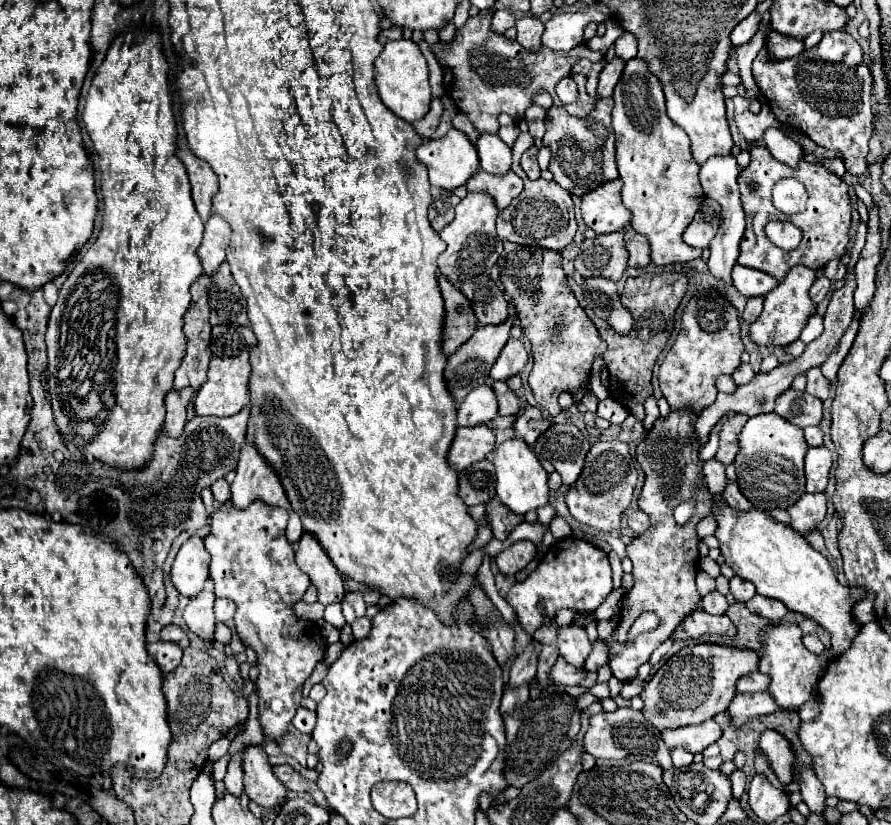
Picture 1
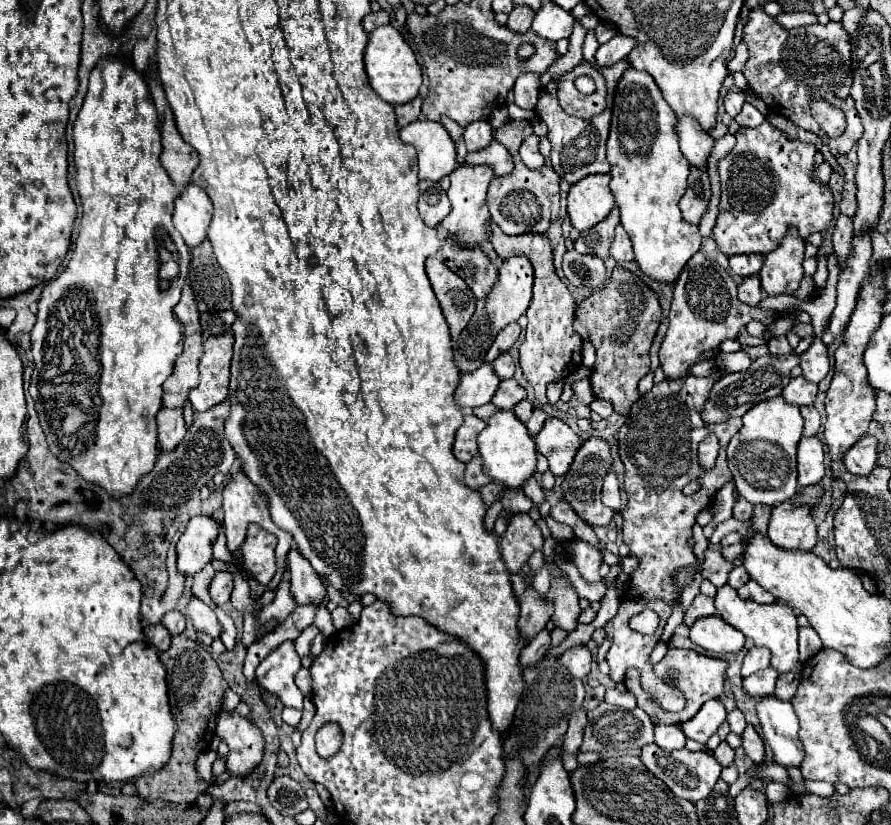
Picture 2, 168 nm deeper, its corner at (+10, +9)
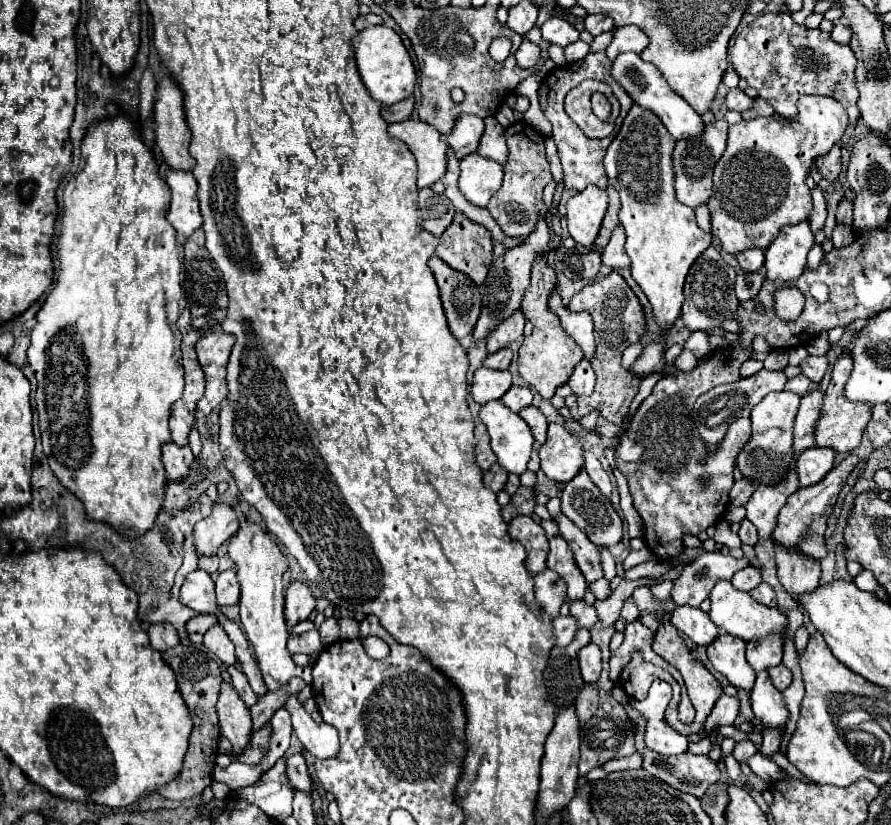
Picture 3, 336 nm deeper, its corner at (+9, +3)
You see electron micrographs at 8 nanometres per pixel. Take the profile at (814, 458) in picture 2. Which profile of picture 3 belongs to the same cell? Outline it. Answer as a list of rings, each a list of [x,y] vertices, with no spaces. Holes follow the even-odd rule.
[[[821,447],[805,449],[797,459],[799,487],[809,487],[821,481],[833,469],[833,461],[835,461],[833,449],[821,449]]]

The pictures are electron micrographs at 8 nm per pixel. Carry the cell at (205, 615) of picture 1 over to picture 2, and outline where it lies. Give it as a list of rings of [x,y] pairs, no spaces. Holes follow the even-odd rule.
[[[192,597],[188,603],[188,619],[194,623],[196,631],[208,633],[212,639],[218,639],[222,635],[222,625],[216,619],[216,613],[212,607],[202,603],[198,597]]]

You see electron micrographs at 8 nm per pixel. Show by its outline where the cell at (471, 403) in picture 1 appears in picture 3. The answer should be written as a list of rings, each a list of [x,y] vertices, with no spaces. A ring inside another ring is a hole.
[[[477,369],[471,383],[471,397],[475,403],[485,405],[493,399],[501,399],[505,391],[511,387],[509,371],[493,371],[493,369]]]

